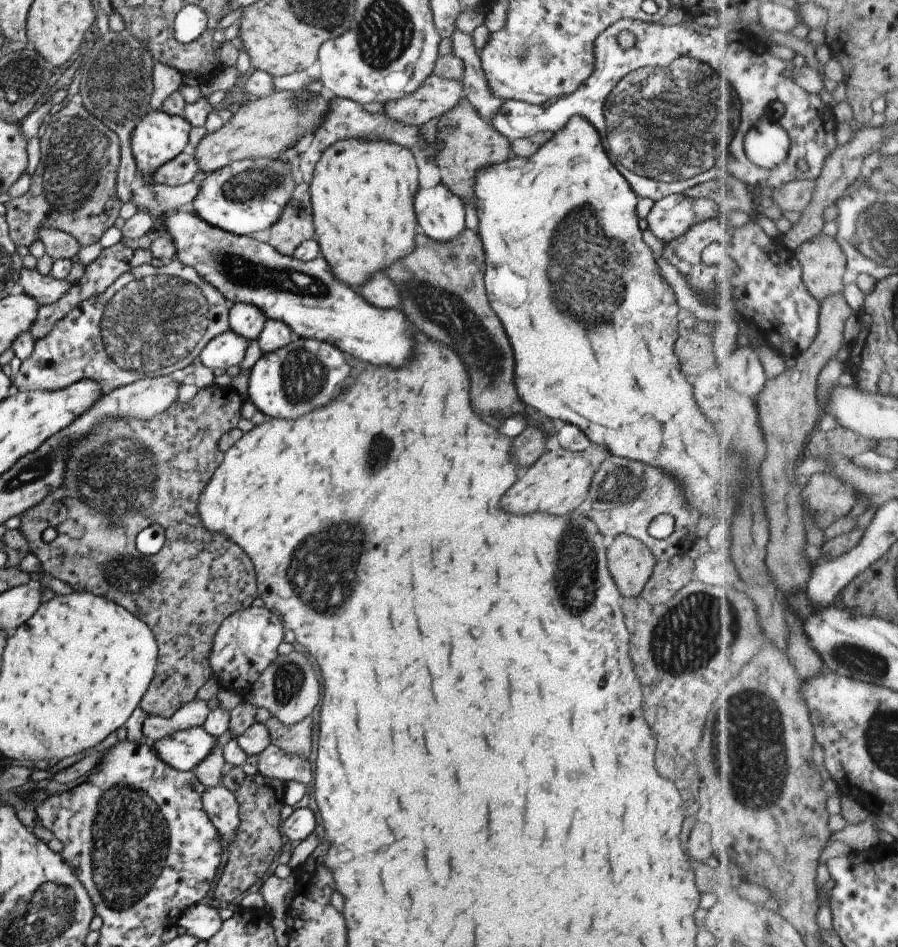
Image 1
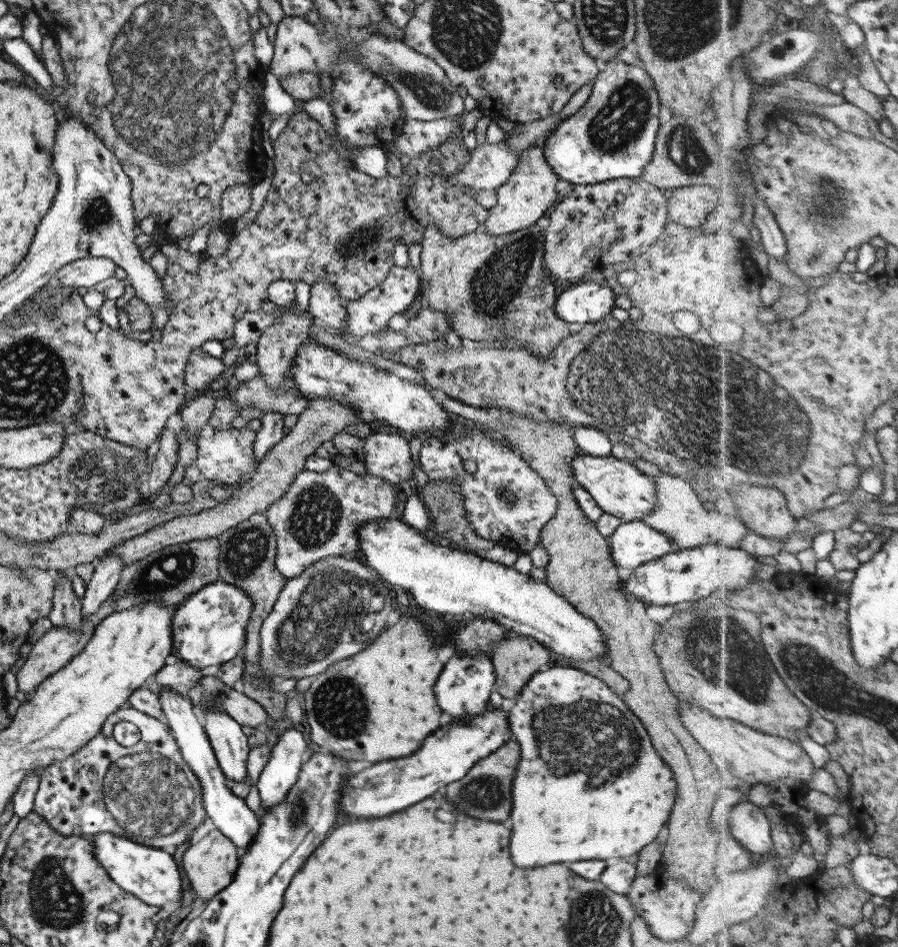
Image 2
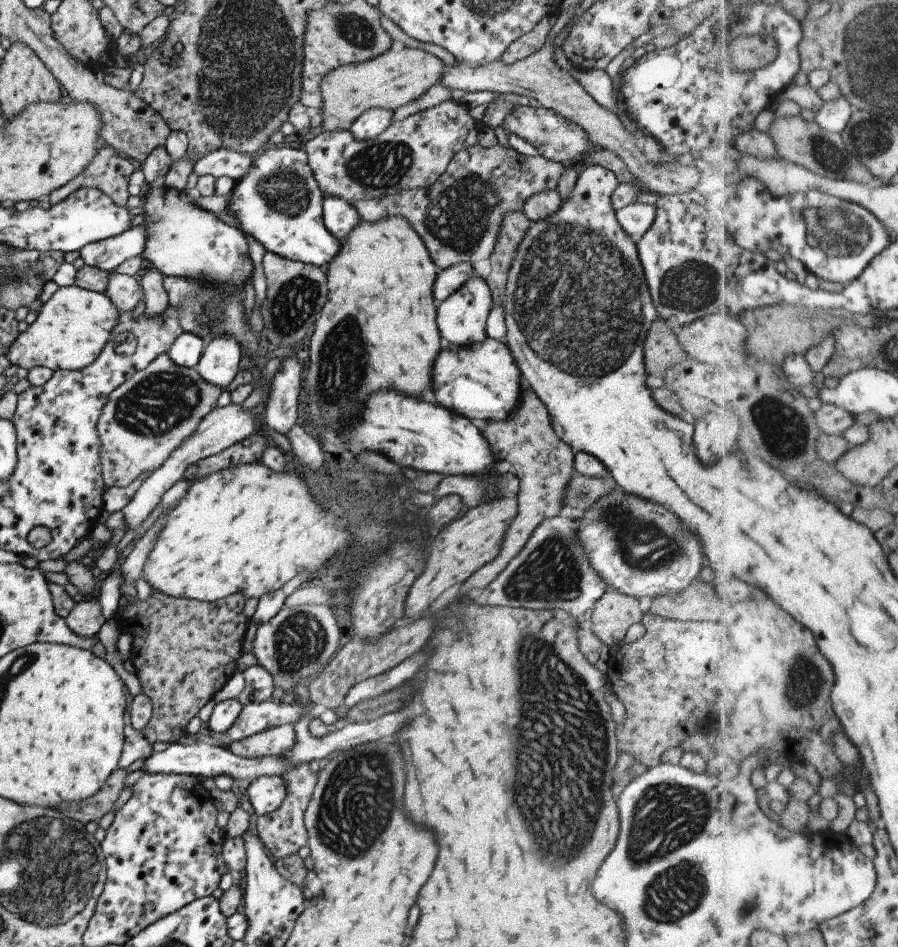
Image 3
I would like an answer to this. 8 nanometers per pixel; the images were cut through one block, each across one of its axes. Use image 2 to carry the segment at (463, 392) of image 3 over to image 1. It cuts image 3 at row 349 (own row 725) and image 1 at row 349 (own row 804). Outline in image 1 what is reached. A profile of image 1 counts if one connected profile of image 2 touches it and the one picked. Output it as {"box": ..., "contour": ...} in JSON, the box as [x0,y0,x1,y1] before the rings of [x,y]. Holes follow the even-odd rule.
{"box":[160,211,414,368],"contour":[[[175,211],[174,213],[169,213],[168,215],[160,216],[164,218],[164,225],[166,226],[168,233],[172,240],[175,242],[175,247],[177,250],[177,256],[180,262],[183,262],[185,265],[192,267],[197,270],[197,273],[204,278],[206,282],[209,282],[212,286],[215,286],[227,300],[233,300],[234,303],[246,303],[249,305],[254,305],[260,308],[260,310],[265,313],[265,317],[267,319],[272,319],[273,321],[282,321],[286,326],[289,326],[299,337],[307,338],[307,339],[316,339],[322,342],[328,341],[332,343],[334,346],[340,348],[340,350],[344,350],[346,354],[350,354],[350,356],[354,356],[354,358],[360,358],[362,362],[370,362],[370,364],[376,364],[376,366],[394,366],[394,368],[400,368],[400,366],[404,366],[408,360],[410,360],[410,356],[412,356],[412,348],[414,348],[414,344],[412,344],[412,332],[410,332],[410,328],[408,328],[408,320],[404,318],[404,314],[400,312],[400,310],[394,309],[382,309],[378,310],[378,308],[374,308],[369,302],[366,302],[359,294],[356,294],[356,291],[350,290],[348,286],[344,286],[342,282],[340,282],[335,274],[331,271],[330,265],[326,262],[326,259],[320,255],[311,261],[301,261],[294,256],[286,256],[280,254],[280,251],[277,251],[275,248],[272,248],[268,243],[263,243],[256,241],[255,239],[250,238],[250,236],[246,235],[237,235],[217,226],[212,226],[208,224],[204,219],[201,219],[194,212],[192,213],[184,213]]]}

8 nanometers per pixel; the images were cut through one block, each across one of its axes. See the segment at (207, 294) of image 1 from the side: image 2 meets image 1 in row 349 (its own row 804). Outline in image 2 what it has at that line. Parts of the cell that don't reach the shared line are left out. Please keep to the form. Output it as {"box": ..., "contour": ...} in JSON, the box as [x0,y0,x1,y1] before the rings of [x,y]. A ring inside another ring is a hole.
{"box":[32,707,207,858],"contour":[[[133,707],[127,710],[118,710],[115,714],[112,714],[107,719],[107,722],[104,722],[100,733],[96,734],[96,736],[92,738],[92,741],[87,743],[86,747],[78,750],[78,752],[67,760],[60,760],[44,770],[44,774],[40,777],[39,789],[36,791],[34,808],[32,809],[33,812],[40,814],[40,816],[52,826],[52,829],[60,831],[63,835],[92,836],[100,832],[112,832],[112,834],[116,834],[116,836],[126,837],[128,840],[144,844],[144,846],[152,846],[167,851],[168,854],[178,858],[184,854],[184,846],[188,846],[188,843],[192,842],[192,838],[196,838],[196,830],[200,830],[200,825],[207,818],[207,812],[204,809],[204,805],[202,805],[202,785],[200,785],[196,773],[192,771],[190,765],[184,761],[184,757],[182,757],[182,753],[180,753],[178,744],[174,739],[172,729],[167,724],[166,720],[157,720],[156,718],[152,718],[152,716],[148,716],[148,714],[135,710]],[[120,721],[128,721],[138,727],[142,738],[138,744],[125,748],[116,742],[112,730]]]}

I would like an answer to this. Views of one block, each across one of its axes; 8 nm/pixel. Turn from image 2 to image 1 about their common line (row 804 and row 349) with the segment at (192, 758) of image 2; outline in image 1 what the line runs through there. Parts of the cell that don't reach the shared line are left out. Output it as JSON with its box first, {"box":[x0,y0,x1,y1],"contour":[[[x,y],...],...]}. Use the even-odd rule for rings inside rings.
{"box":[199,329,250,370],"contour":[[[232,329],[215,336],[199,354],[200,362],[212,370],[222,368],[226,370],[230,366],[240,364],[246,354],[246,348],[250,341],[242,335],[237,335]]]}

